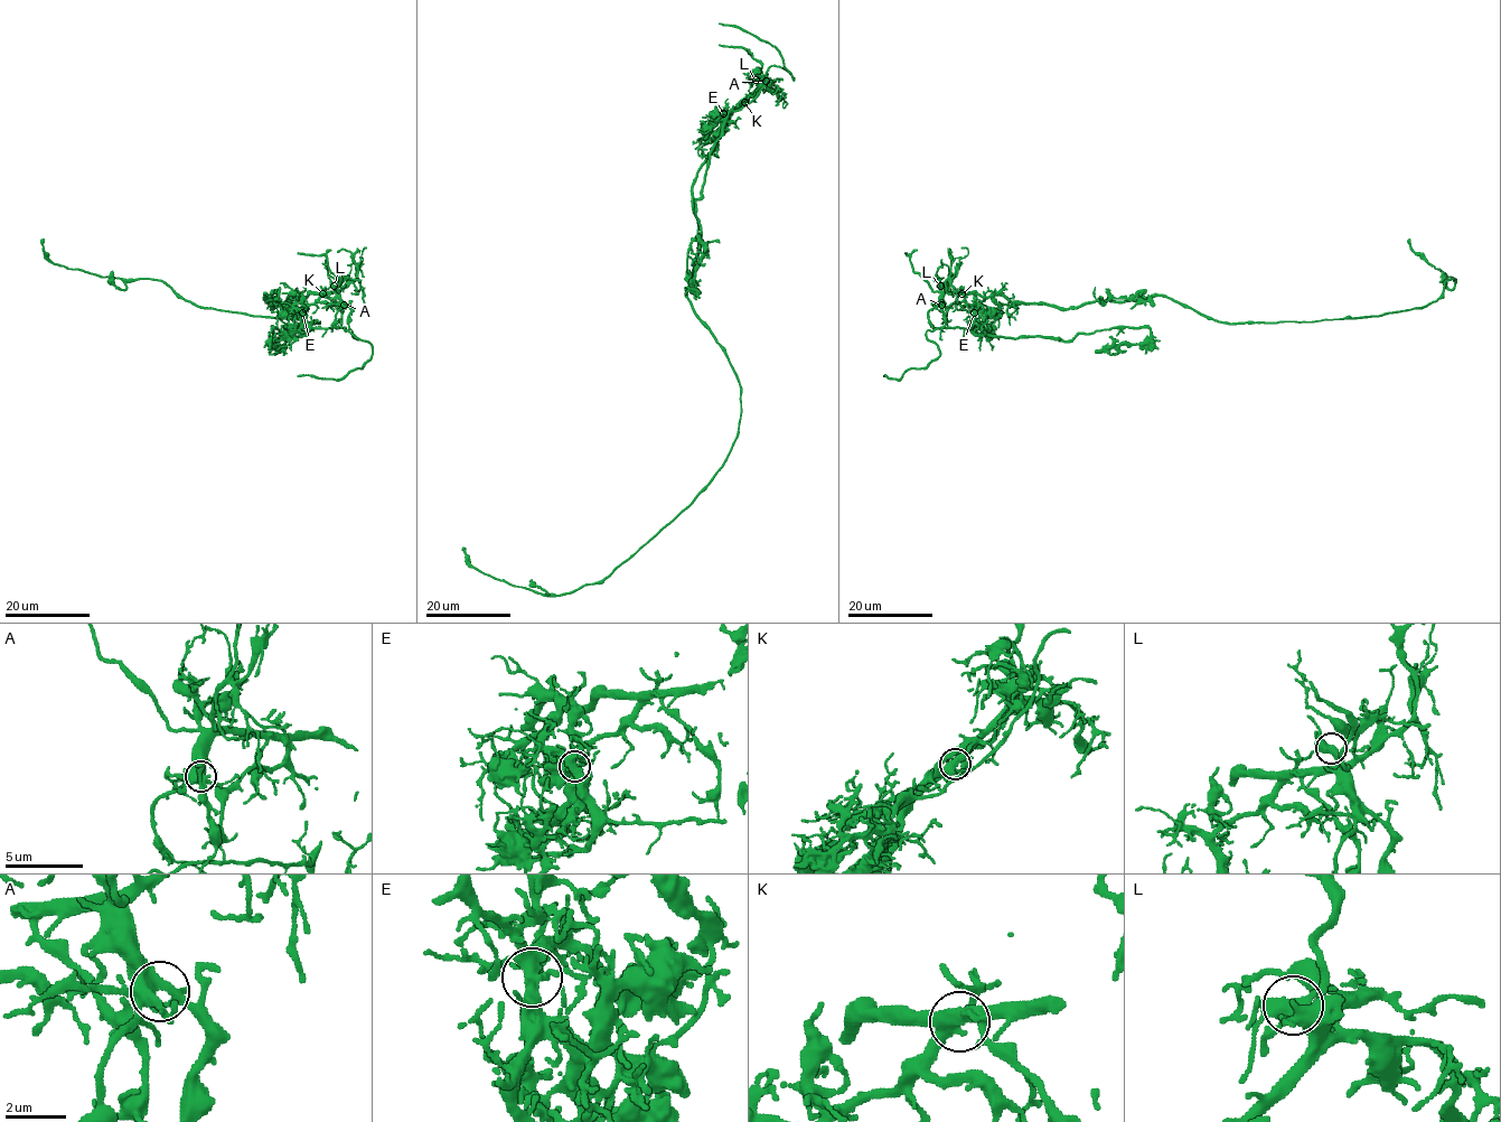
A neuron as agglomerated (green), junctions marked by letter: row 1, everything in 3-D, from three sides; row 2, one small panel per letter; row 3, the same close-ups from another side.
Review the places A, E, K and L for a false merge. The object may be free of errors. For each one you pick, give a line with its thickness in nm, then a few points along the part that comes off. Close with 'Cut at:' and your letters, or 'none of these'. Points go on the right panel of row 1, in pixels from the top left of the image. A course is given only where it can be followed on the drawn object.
K: 440 nm thick; foreign part runs (963, 293), (984, 334), (1071, 340), (1079, 333), (1120, 326), (1150, 328), (1143, 343), (1095, 352)
Cut at: K

